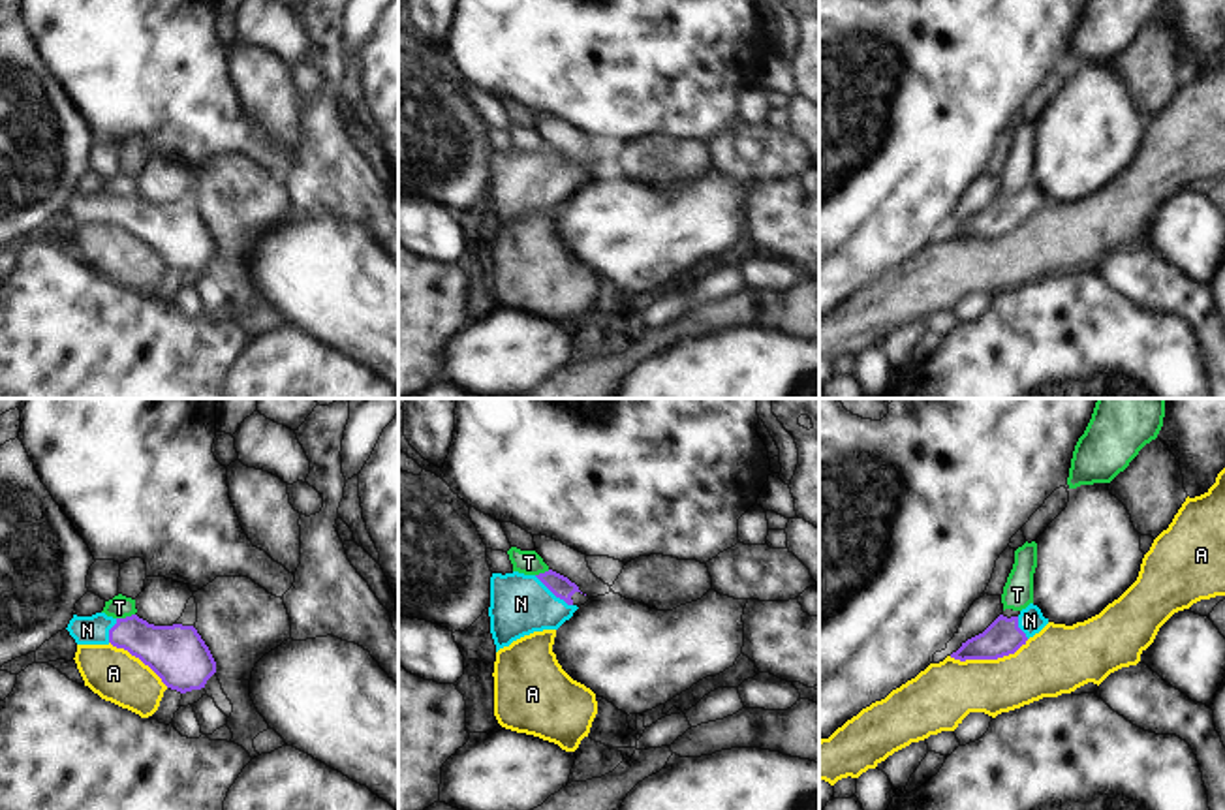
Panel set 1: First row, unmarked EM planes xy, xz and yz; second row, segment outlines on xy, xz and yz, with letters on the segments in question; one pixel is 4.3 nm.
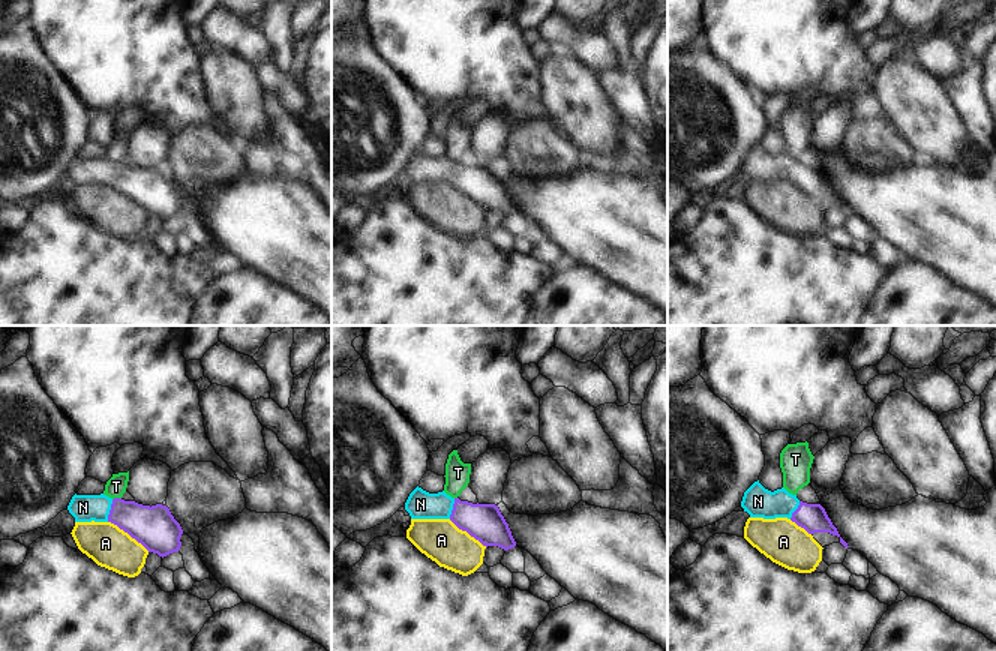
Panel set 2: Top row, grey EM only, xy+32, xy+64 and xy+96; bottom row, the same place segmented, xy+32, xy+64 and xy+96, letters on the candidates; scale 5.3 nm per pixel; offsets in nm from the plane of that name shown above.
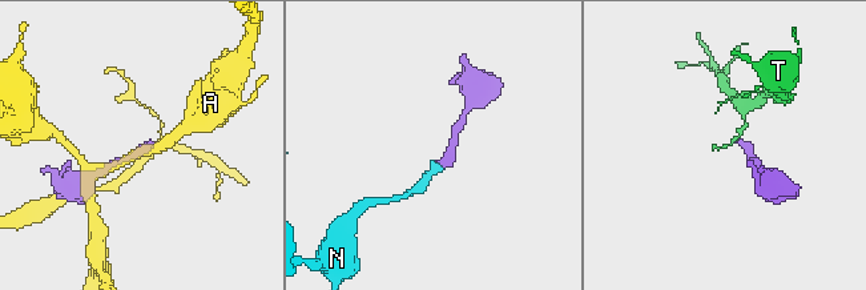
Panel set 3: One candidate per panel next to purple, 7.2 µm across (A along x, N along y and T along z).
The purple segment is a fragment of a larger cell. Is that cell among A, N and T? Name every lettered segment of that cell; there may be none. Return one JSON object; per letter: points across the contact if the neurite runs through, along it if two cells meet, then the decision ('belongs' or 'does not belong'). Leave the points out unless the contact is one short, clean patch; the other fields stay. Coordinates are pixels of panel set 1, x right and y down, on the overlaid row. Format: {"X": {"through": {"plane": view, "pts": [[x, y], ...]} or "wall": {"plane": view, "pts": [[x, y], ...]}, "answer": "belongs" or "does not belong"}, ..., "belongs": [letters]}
{"A": {"answer": "does not belong"}, "N": {"through": {"plane": "xz", "pts": [[558, 585], [553, 592], [542, 602], [521, 604]]}, "answer": "belongs"}, "T": {"wall": {"plane": "xy", "pts": [[134, 613], [117, 619]]}, "answer": "does not belong"}, "belongs": ["N"]}

